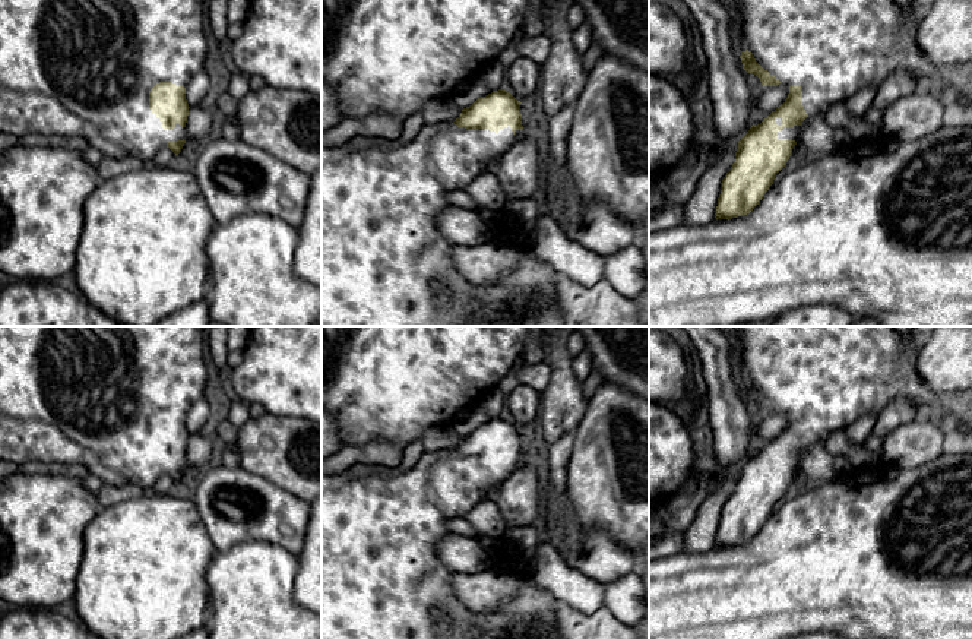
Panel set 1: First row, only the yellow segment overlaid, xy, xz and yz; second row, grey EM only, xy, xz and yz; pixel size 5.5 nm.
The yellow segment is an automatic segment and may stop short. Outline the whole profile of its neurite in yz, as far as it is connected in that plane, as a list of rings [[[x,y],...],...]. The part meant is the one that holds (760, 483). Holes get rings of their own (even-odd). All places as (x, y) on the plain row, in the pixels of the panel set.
[[[737,326],[743,342],[741,390],[747,401],[754,401],[763,414],[789,414],[788,426],[738,469],[735,488],[721,510],[721,522],[715,538],[716,547],[732,547],[750,541],[773,512],[776,502],[786,493],[794,474],[798,471],[800,456],[807,445],[826,443],[829,436],[848,428],[862,415],[878,415],[896,396],[908,395],[918,417],[940,424],[947,436],[966,427],[972,431],[972,389],[933,392],[921,379],[915,367],[916,354],[924,338],[909,326],[906,336],[893,326]]]

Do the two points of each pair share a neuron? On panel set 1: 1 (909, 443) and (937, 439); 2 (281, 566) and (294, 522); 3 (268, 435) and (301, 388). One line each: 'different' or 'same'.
1: same
2: different
3: different

